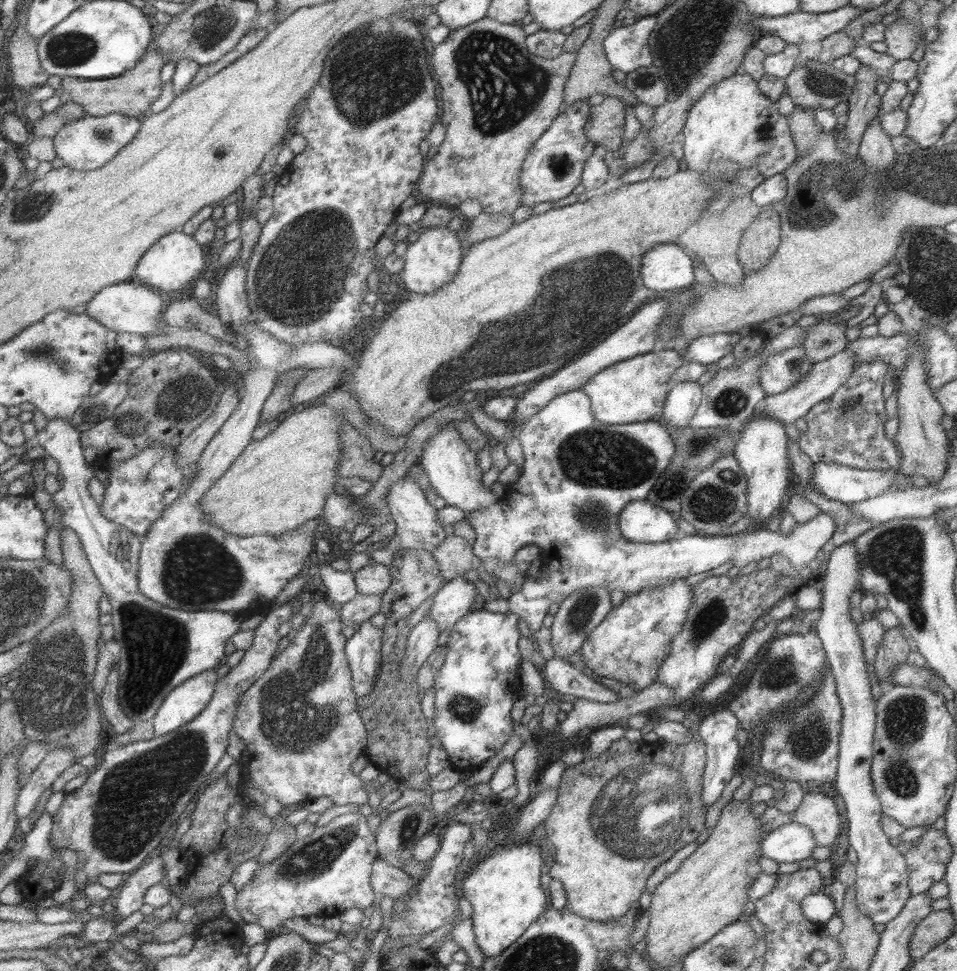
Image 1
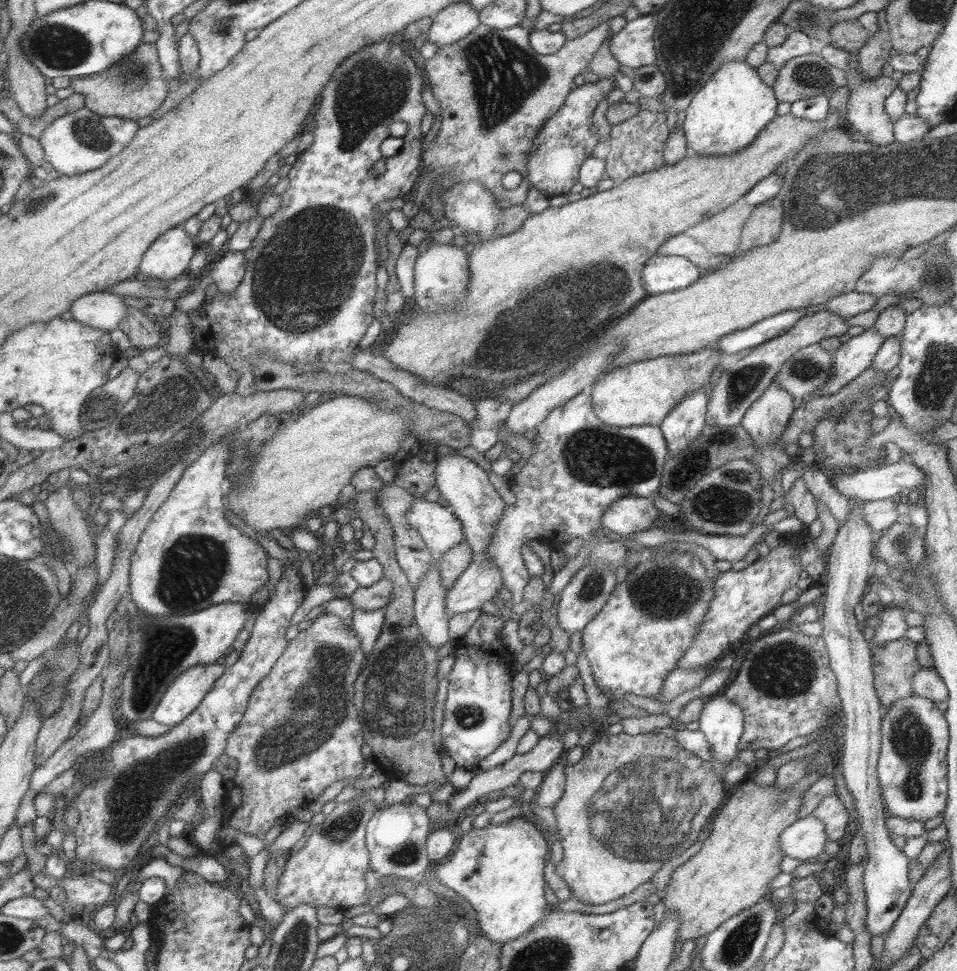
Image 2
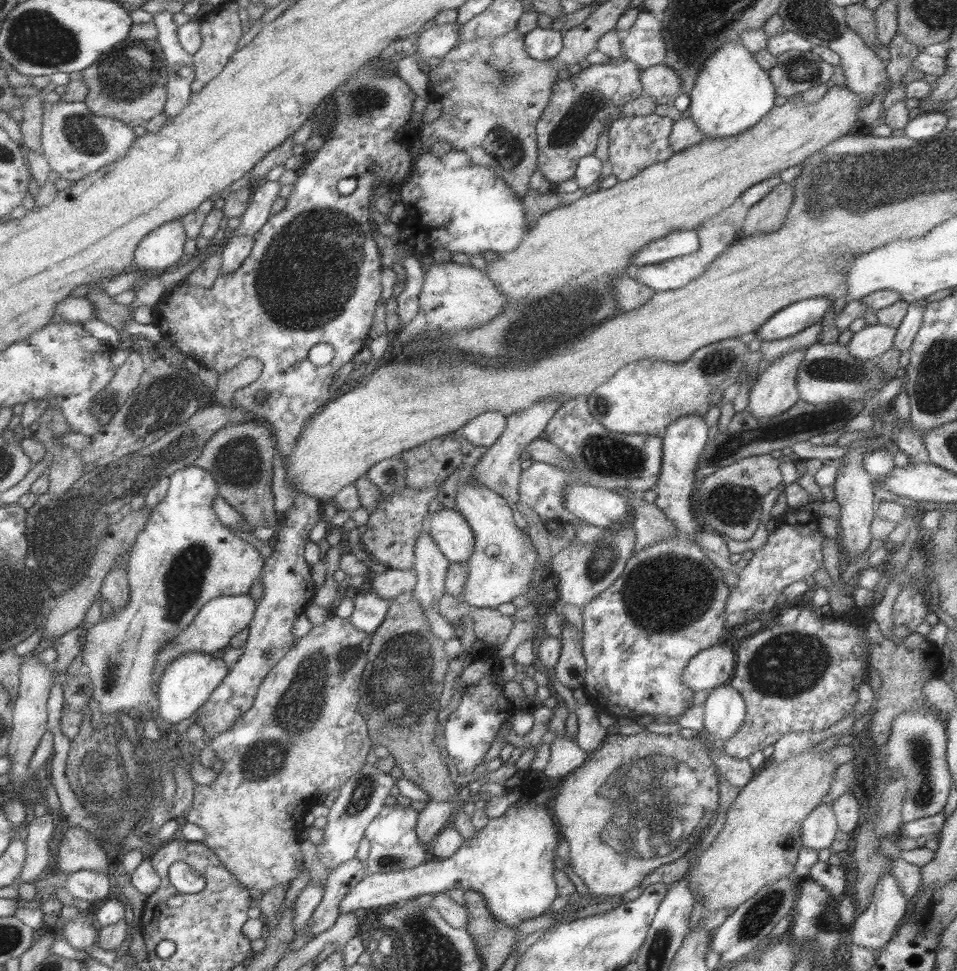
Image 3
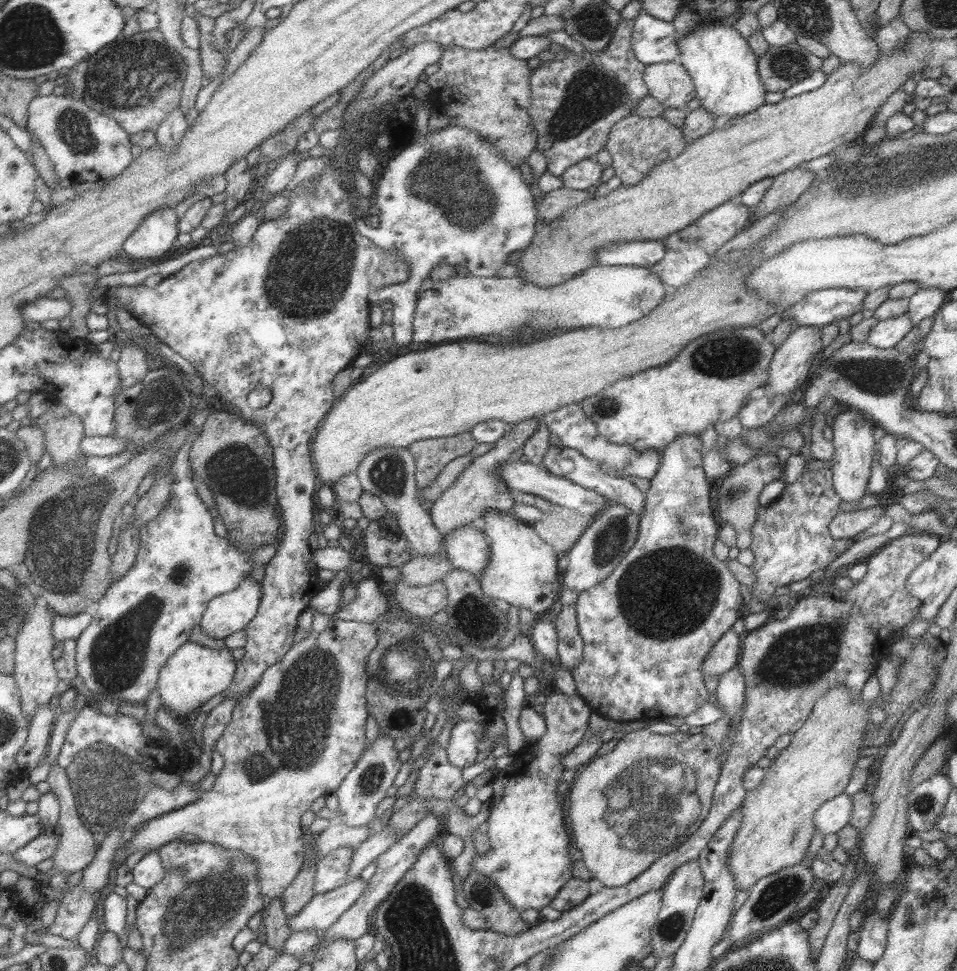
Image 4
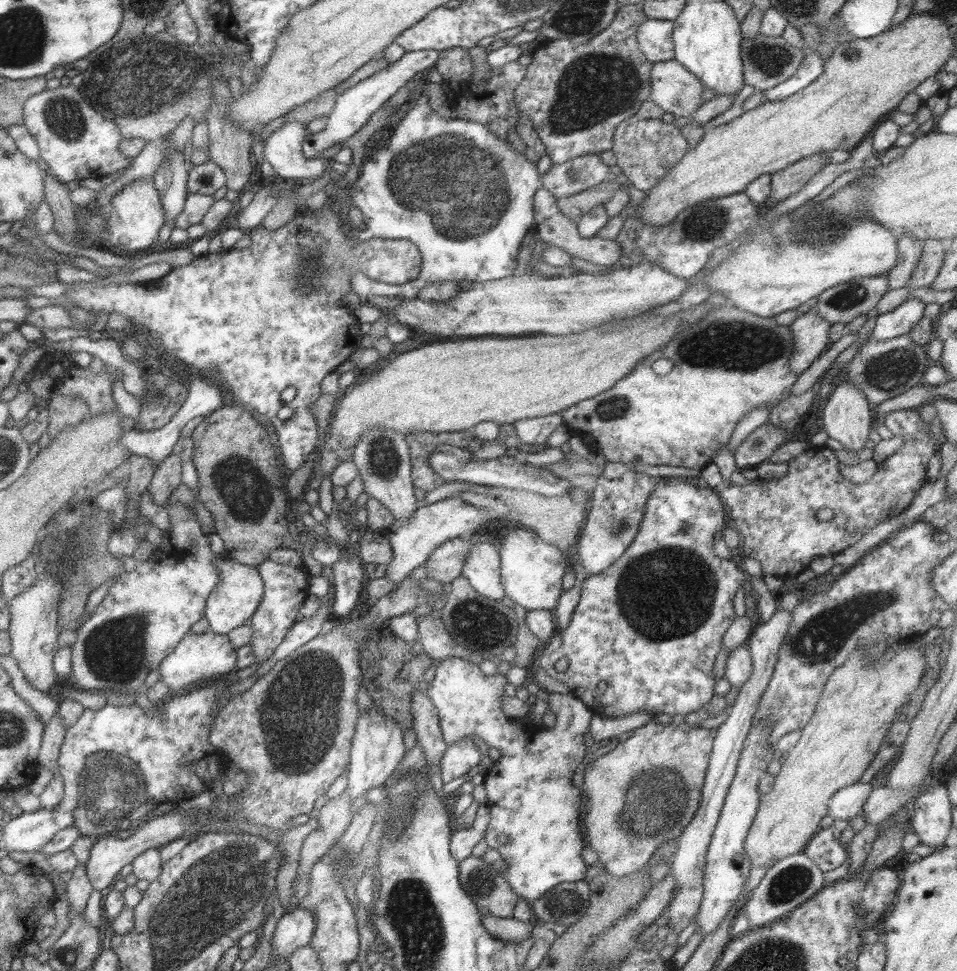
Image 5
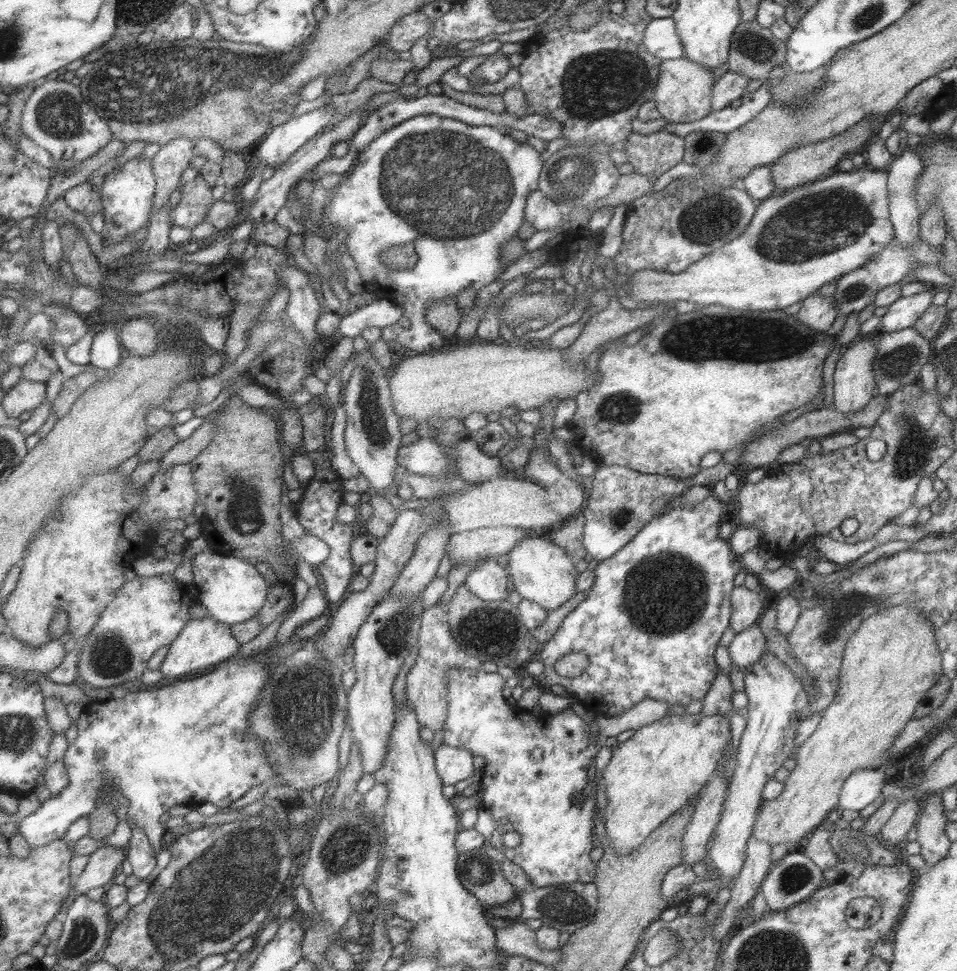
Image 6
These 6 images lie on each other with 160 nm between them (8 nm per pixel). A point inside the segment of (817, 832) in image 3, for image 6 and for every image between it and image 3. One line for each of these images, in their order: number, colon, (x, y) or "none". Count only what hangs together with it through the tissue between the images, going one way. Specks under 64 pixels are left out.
4: (833, 814)
5: (847, 802)
6: (862, 786)

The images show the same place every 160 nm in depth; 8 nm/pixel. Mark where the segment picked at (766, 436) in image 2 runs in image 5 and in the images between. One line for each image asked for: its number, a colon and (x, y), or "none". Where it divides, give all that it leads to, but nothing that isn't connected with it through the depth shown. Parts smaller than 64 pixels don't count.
3: (774, 392)
4: (791, 363)
5: (809, 331)

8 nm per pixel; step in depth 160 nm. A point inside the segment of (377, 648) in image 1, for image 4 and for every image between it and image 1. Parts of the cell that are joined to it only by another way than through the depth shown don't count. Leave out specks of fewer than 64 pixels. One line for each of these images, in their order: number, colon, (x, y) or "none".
2: (367, 625)
3: (369, 610)
4: (369, 603)

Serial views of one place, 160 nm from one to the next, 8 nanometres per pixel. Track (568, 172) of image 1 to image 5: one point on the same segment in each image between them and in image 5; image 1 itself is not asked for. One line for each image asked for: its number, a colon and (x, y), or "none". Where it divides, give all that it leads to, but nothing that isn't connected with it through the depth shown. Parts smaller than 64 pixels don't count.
2: (567, 138)
3: (578, 109)
4: (575, 99)
5: (575, 95)

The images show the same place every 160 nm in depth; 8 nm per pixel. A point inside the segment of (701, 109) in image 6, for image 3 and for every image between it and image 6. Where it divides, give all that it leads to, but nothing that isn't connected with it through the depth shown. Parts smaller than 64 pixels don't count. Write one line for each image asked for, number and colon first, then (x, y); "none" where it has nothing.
3: (658, 80)
4: (668, 82)
5: (673, 88)

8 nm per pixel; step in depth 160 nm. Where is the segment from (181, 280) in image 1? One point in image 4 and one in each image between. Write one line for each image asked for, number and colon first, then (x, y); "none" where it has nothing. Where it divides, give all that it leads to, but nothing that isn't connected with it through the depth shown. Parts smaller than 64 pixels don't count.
2: (166, 258)
3: (160, 249)
4: (154, 235)

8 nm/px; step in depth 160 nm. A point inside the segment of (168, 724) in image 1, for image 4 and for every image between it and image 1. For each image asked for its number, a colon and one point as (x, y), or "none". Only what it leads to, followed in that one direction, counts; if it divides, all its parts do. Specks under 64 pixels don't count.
2: (186, 691)
3: (185, 684)
4: (193, 673)

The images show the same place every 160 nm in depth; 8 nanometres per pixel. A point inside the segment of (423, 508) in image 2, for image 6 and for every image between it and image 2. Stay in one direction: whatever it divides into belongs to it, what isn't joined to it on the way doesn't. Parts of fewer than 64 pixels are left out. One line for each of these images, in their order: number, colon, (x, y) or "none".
3: (452, 535)
4: (466, 548)
5: (481, 568)
6: (488, 581)

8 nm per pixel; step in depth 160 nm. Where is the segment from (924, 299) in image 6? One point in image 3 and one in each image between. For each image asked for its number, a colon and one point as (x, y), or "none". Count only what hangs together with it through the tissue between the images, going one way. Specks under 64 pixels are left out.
3: (869, 342)
4: (886, 333)
5: (899, 321)

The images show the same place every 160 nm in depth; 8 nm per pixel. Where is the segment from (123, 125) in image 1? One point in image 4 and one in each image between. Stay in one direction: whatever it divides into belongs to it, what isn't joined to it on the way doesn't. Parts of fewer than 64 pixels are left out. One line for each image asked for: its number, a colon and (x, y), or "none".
2: (79, 141)
3: (76, 143)
4: (83, 145)

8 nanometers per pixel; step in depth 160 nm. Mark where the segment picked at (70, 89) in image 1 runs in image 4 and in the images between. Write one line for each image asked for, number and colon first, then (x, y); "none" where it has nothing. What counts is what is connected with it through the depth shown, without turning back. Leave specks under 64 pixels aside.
2: (133, 87)
3: (127, 83)
4: (137, 81)

